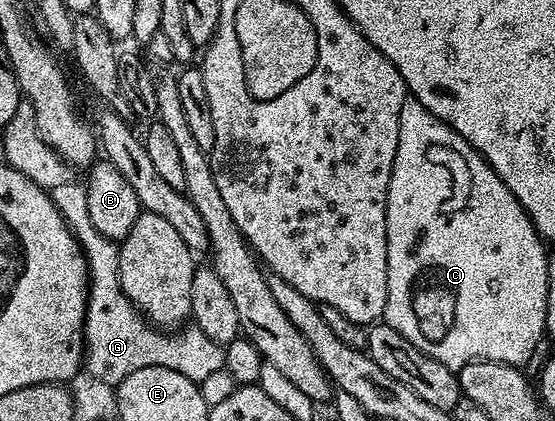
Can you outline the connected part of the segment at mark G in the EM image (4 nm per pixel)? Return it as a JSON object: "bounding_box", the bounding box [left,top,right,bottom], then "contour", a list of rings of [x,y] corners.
{"bounding_box":[51,180,225,387],"contour":[[[80,180],[60,184],[51,190],[59,215],[67,223],[73,238],[81,244],[89,268],[89,308],[85,310],[84,372],[116,387],[131,371],[142,367],[171,367],[187,379],[203,382],[210,374],[225,368],[225,350],[216,345],[203,331],[195,327],[181,327],[176,331],[162,331],[150,325],[141,312],[131,304],[119,283],[119,245],[99,235],[91,214],[87,211],[87,191]]]}

